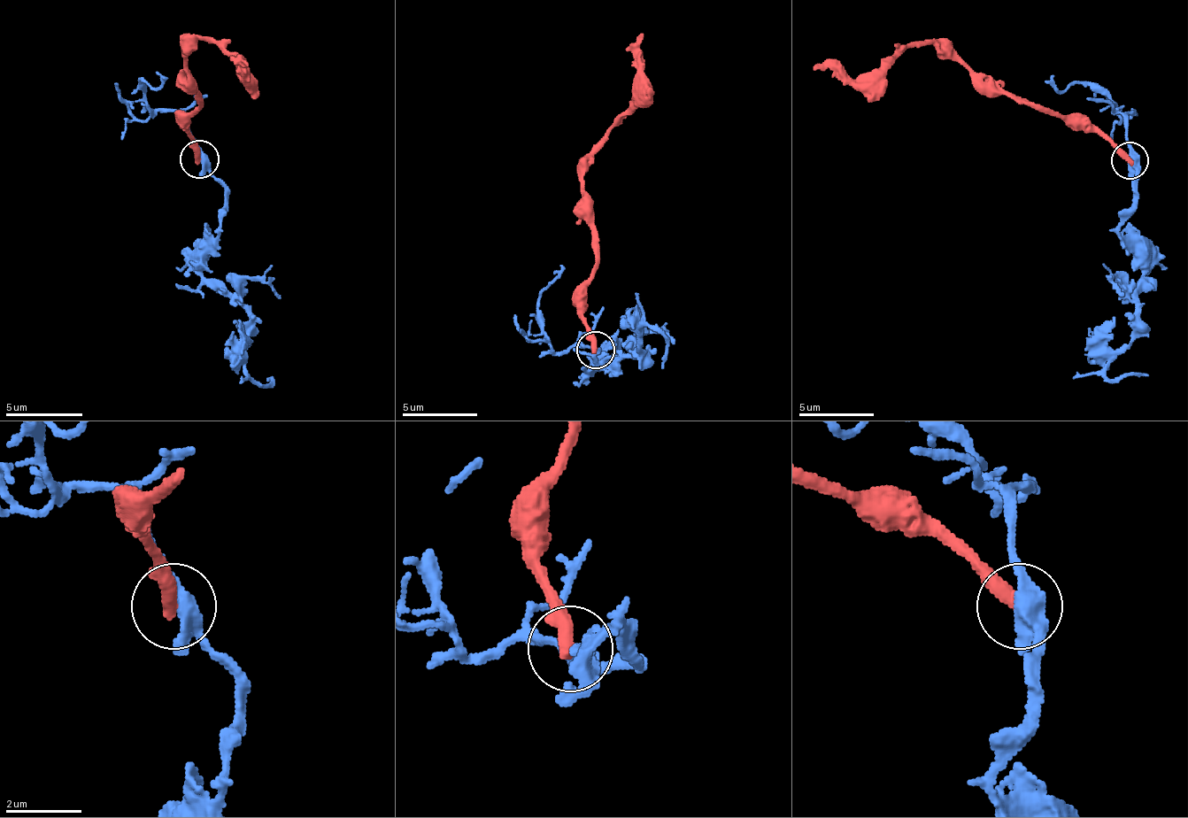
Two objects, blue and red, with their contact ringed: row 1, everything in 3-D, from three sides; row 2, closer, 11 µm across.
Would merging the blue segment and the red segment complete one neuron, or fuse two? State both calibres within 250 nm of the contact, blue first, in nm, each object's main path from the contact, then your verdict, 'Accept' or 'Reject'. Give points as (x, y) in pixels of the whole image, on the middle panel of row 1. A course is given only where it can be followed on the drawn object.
Thickness 380 nm (blue) against 400 nm. Course of blue: (598, 349), (605, 356), (620, 352), (617, 341), (602, 360), (644, 356), (644, 326), (662, 337), (662, 367). Course of red: (595, 349), (583, 315), (583, 289), (590, 277), (595, 239), (583, 168), (636, 96), (636, 58), (644, 32). Reject

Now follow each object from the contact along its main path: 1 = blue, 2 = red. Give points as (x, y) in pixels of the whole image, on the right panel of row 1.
1: (1129, 161), (1136, 176), (1132, 214), (1121, 233), (1140, 274), (1136, 338), (1106, 368), (1117, 380), (1147, 372)
2: (1129, 161), (1095, 131), (989, 94), (933, 44), (906, 44), (876, 71), (838, 79), (827, 67), (812, 71)

